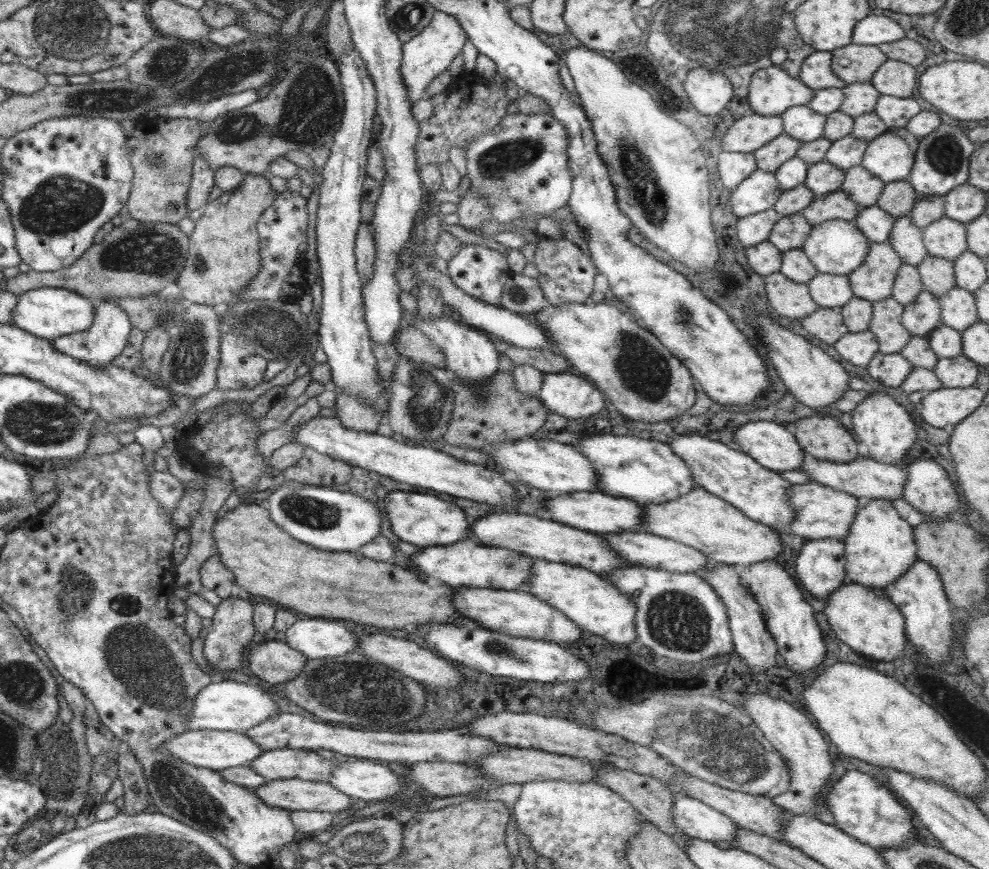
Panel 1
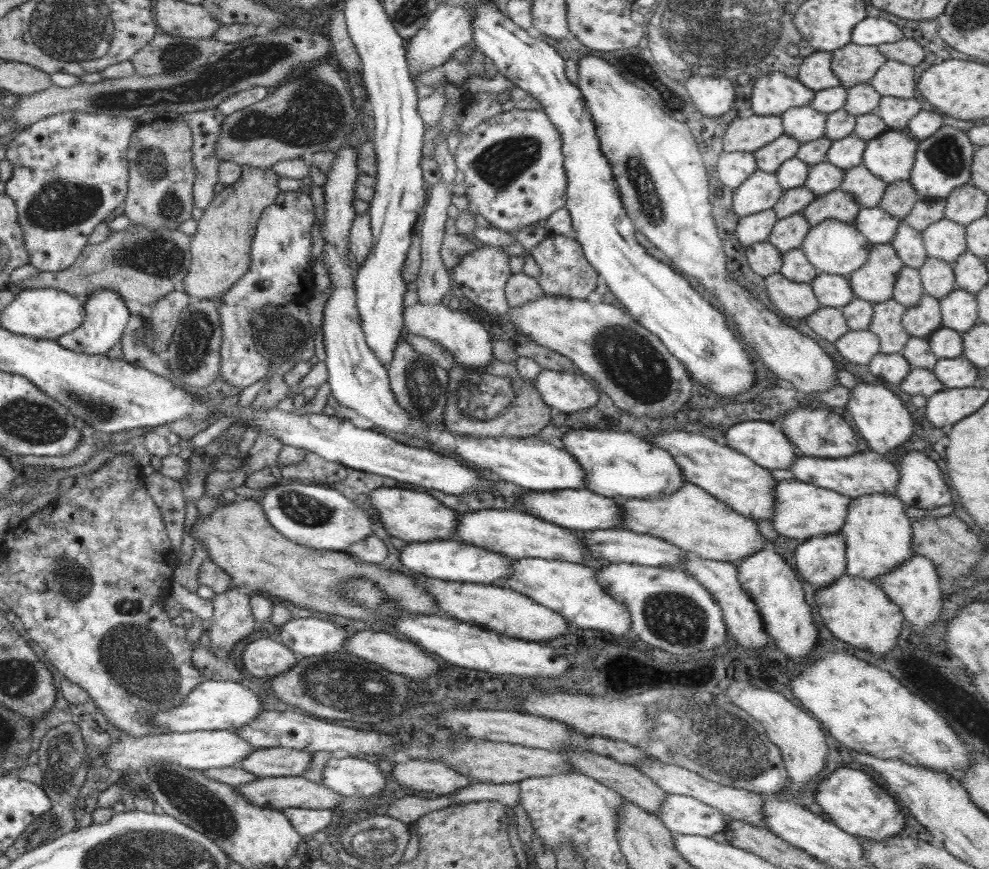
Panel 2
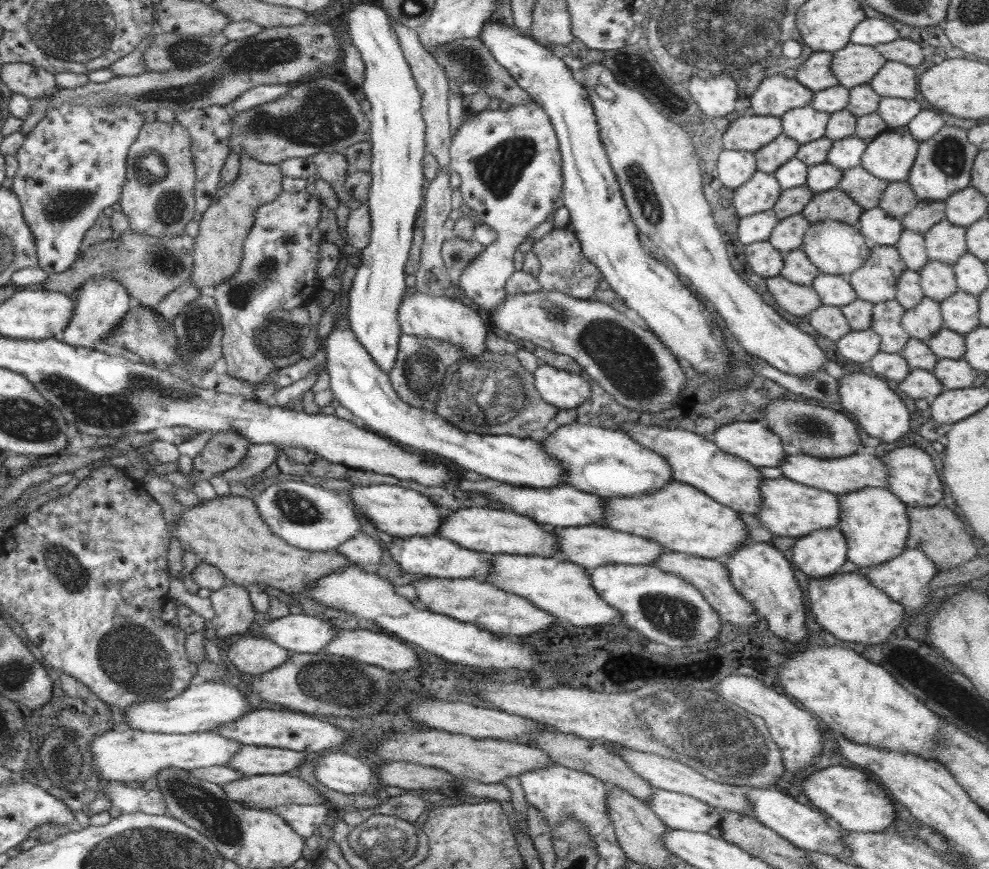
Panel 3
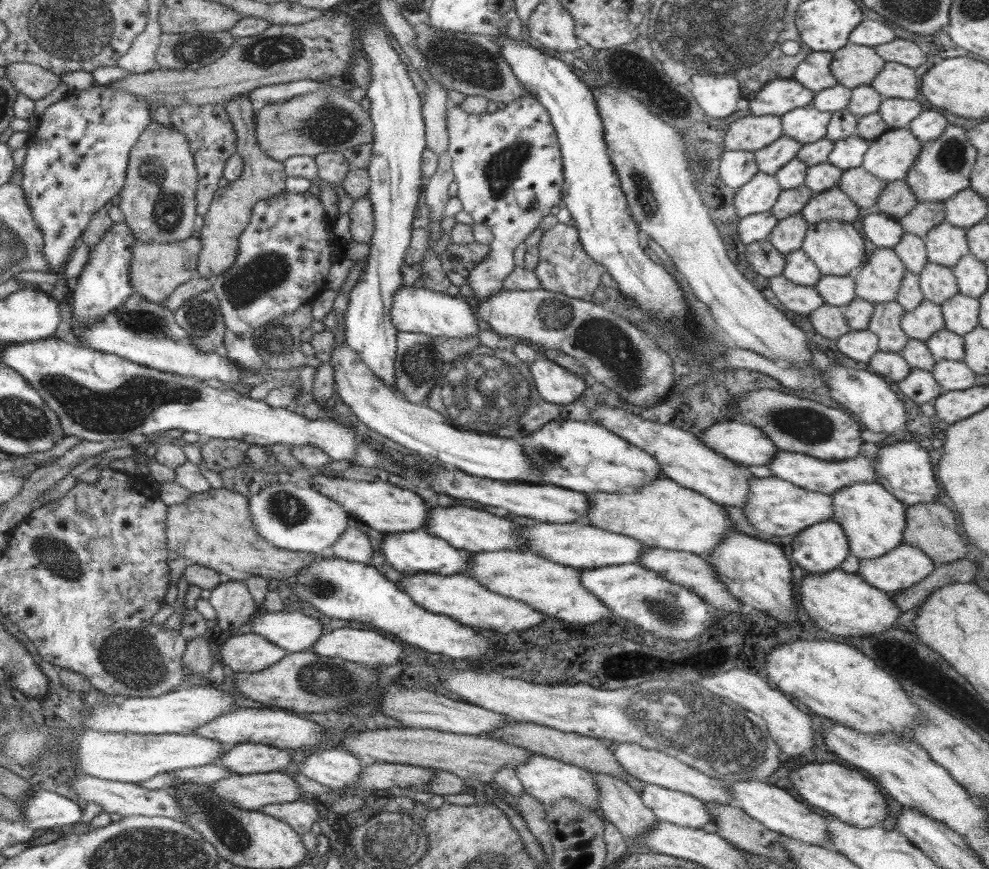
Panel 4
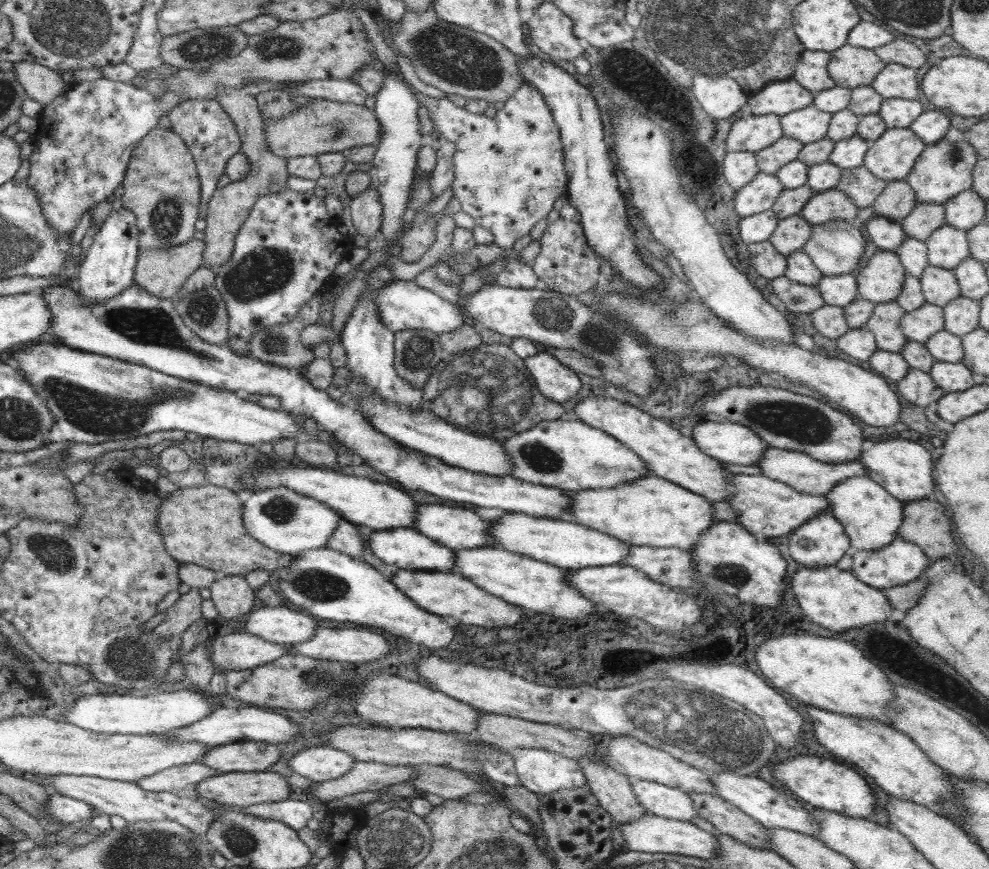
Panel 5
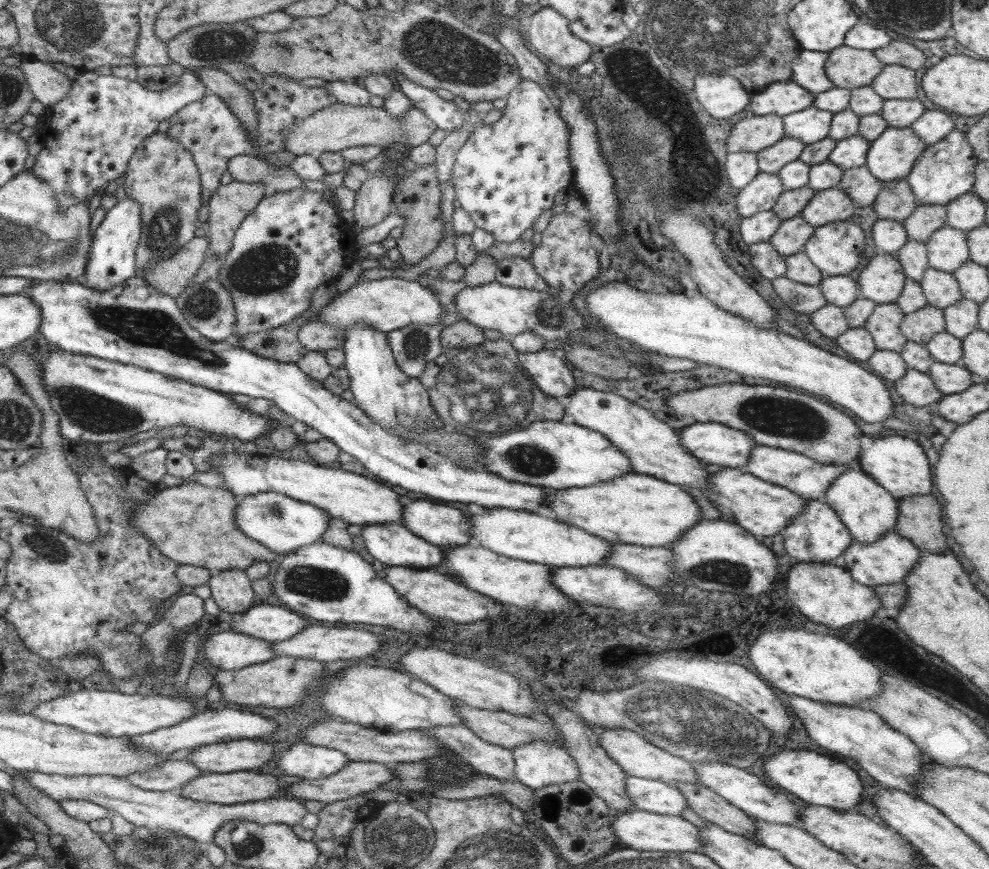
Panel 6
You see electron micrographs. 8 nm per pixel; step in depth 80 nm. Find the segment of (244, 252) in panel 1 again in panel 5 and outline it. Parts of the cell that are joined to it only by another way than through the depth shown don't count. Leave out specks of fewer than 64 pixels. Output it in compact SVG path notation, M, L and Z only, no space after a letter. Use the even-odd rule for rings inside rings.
M219 84L219 92L214 98L219 102L226 114L233 120L238 131L241 148L240 152L246 156L250 164L250 172L246 178L240 181L232 181L224 188L217 188L208 204L206 216L206 229L202 233L206 235L204 242L204 262L206 268L216 269L232 257L234 251L234 240L238 235L238 230L248 219L254 204L264 195L270 195L276 190L283 190L289 178L287 159L276 156L265 141L263 131L263 118L259 111L255 95L248 94L245 87L227 86L223 88Z

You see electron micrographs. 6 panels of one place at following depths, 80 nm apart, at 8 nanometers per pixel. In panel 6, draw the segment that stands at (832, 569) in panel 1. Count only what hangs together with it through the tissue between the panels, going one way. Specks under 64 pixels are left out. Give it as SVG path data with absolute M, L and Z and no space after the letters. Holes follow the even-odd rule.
M809 500L803 512L788 524L781 534L788 556L797 562L829 563L844 554L853 541L852 535L838 518L836 511L829 504L819 500Z

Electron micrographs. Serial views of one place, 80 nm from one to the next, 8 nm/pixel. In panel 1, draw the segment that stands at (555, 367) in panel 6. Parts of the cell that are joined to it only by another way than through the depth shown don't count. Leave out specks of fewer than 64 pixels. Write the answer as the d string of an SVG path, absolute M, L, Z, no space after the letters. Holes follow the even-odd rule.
M575 371L564 373L544 373L543 383L537 397L546 405L548 411L568 416L572 420L594 416L601 410L604 412L605 400L602 392L587 378Z

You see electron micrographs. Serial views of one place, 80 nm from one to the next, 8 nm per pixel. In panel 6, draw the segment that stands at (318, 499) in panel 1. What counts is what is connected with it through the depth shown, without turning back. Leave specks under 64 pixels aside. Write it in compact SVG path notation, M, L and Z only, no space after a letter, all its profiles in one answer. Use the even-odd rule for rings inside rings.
M276 491L242 495L235 499L235 523L239 529L252 540L279 555L320 542L328 528L328 514L323 510Z

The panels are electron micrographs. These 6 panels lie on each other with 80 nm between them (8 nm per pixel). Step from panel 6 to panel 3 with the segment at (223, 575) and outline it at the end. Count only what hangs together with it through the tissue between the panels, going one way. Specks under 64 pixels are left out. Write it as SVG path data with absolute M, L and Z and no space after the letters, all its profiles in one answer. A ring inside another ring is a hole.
M238 584L224 585L212 591L209 599L215 612L215 636L224 641L250 630L254 625L256 612L249 597L249 591Z

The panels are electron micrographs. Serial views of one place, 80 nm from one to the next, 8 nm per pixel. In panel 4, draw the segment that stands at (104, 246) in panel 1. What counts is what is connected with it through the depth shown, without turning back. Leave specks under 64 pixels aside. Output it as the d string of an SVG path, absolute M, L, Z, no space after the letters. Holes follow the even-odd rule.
M194 237L170 244L142 244L136 239L132 248L132 262L129 264L130 284L137 294L141 294L146 300L155 304L161 303L192 278L197 270L201 248L202 243Z

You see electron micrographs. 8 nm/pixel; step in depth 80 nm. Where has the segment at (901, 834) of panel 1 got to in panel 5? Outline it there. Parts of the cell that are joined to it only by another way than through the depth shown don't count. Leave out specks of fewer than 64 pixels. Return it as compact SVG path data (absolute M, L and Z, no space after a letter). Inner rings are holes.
M796 756L790 760L778 762L774 766L774 776L798 796L798 800L802 799L813 807L830 810L852 818L865 818L866 820L874 812L875 797L871 790L872 787L850 764L844 766L844 762L832 762L832 760L816 758L816 756Z

